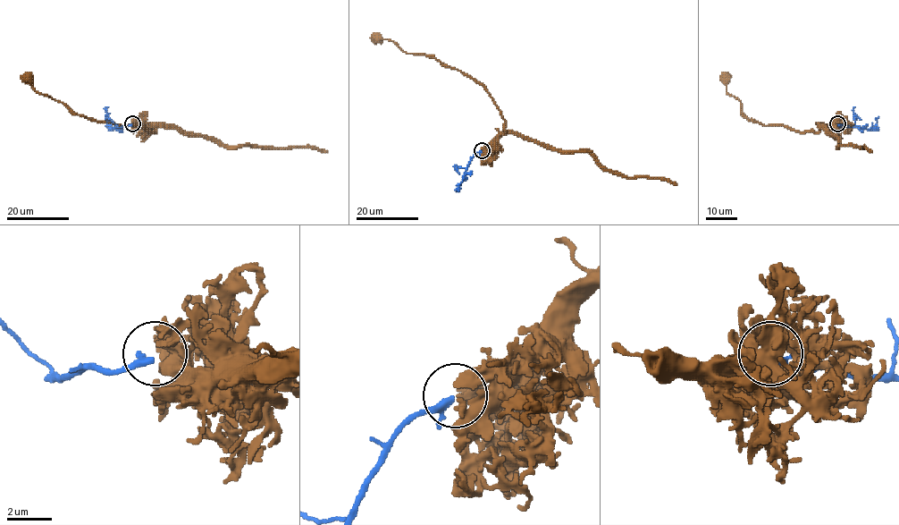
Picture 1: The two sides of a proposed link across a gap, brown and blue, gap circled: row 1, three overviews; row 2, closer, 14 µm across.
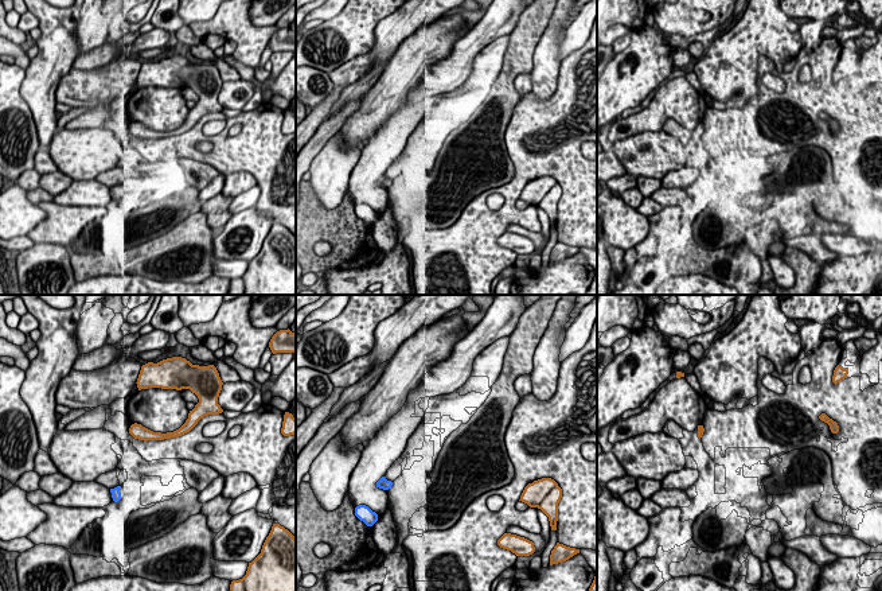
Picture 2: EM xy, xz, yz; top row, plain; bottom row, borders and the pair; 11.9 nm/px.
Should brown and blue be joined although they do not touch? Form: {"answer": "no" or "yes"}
{"answer": "no"}

